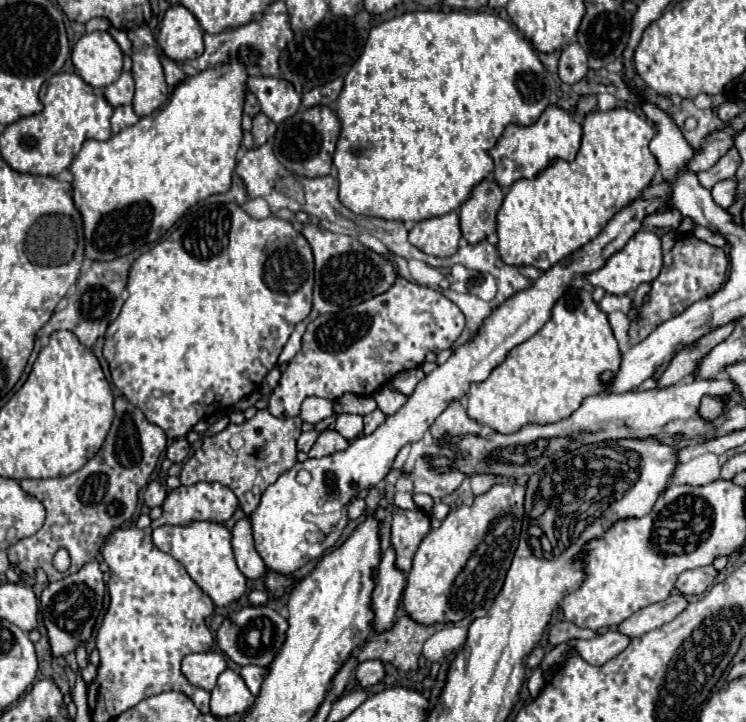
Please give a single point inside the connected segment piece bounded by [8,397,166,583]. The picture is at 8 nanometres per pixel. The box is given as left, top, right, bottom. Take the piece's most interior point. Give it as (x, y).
(82, 509)

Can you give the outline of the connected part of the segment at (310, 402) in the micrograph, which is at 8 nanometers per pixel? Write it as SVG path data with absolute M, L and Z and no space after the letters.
M308 397L304 403L302 403L302 421L306 423L312 423L316 425L318 421L330 417L334 413L334 403L328 401L328 399L322 399L322 397Z

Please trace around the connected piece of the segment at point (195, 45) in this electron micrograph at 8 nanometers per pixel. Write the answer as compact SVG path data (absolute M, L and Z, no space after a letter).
M182 5L170 7L164 15L162 29L158 33L158 45L162 51L182 63L188 59L196 59L204 53L204 31L200 29L198 19Z

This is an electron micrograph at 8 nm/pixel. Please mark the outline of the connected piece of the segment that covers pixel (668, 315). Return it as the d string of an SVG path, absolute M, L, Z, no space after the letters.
M686 233L682 237L678 237L676 245L672 249L663 254L663 266L658 279L652 283L650 289L650 301L642 305L640 311L640 319L636 319L636 311L630 311L630 343L636 345L640 343L644 337L648 337L660 323L680 315L684 309L688 309L692 303L706 299L710 295L714 295L724 279L726 279L726 271L728 271L728 257L722 249L716 249L708 243L698 241L692 233Z

